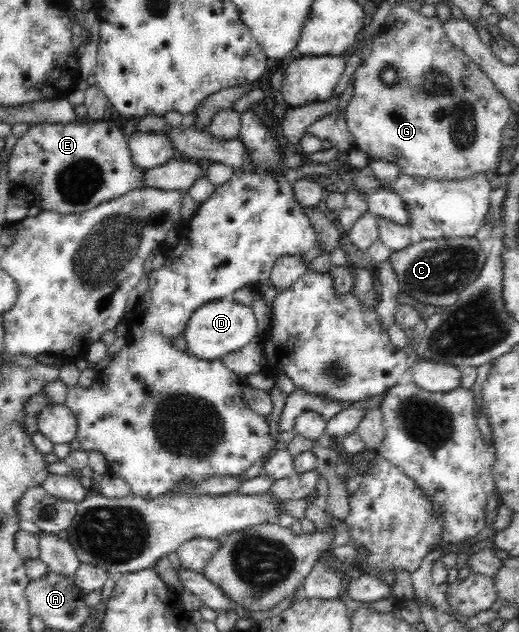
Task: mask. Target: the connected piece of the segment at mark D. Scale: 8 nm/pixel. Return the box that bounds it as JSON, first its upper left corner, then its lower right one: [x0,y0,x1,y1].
[182,298,260,361]

